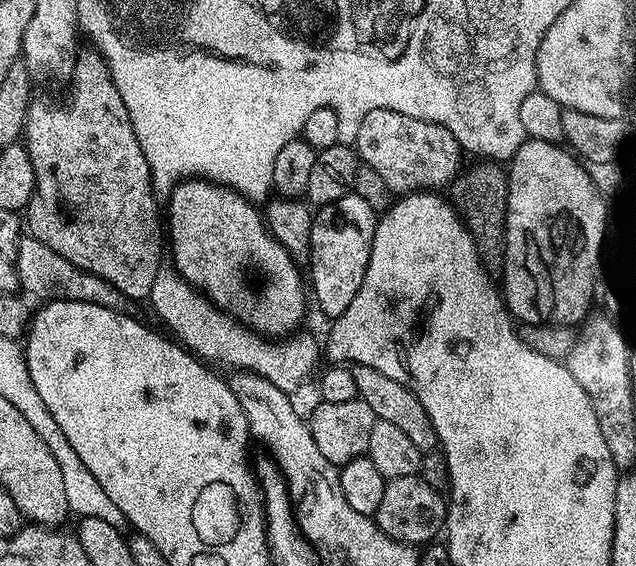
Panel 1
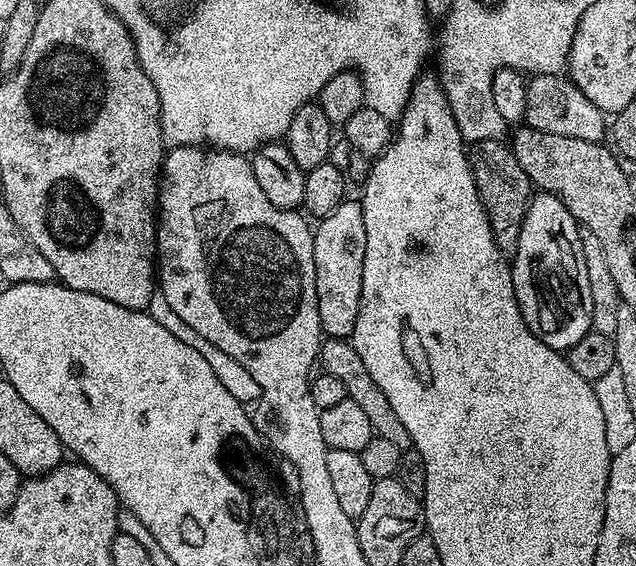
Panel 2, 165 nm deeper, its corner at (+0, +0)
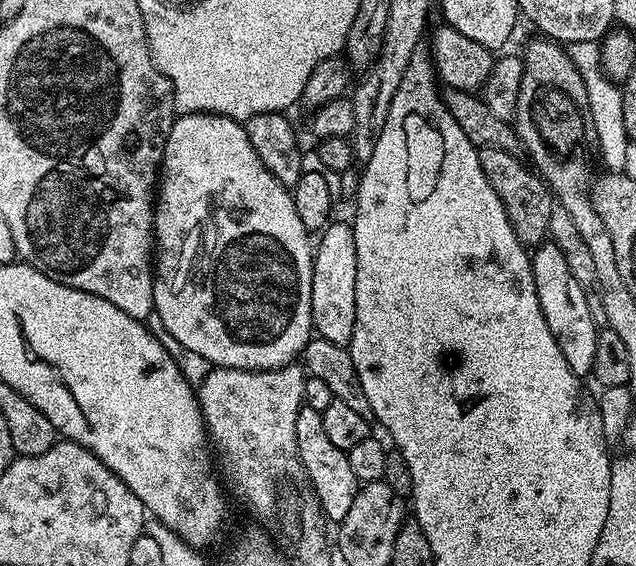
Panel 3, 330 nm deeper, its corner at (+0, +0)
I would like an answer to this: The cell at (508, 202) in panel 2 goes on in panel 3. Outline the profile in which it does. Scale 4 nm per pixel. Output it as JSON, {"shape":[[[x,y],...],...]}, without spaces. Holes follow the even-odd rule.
{"shape":[[[493,148],[479,149],[479,154],[482,170],[490,186],[494,186],[494,194],[498,194],[506,210],[506,218],[510,218],[510,226],[514,226],[514,234],[518,234],[518,238],[526,246],[539,246],[545,243],[549,239],[550,214],[554,207],[551,188],[523,159],[519,160],[519,155]]]}

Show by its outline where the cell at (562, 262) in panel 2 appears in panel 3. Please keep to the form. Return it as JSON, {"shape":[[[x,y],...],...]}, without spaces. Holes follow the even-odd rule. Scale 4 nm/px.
{"shape":[[[545,242],[531,253],[534,270],[534,286],[538,290],[538,302],[542,306],[542,314],[546,318],[546,326],[554,333],[554,342],[558,342],[558,350],[562,350],[562,358],[570,362],[570,370],[584,378],[591,373],[594,366],[594,348],[598,325],[590,318],[590,306],[586,306],[586,294],[582,294],[582,286],[570,274],[570,266],[566,266],[566,254],[556,244]]]}

